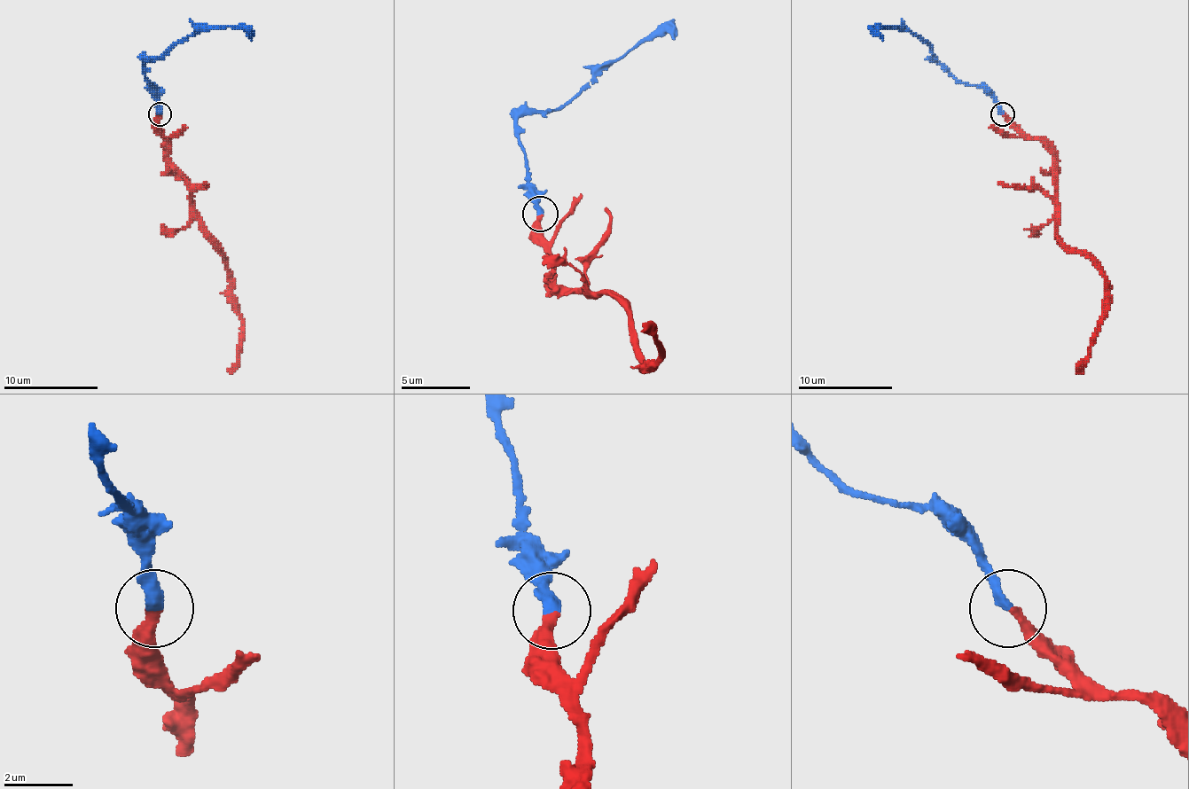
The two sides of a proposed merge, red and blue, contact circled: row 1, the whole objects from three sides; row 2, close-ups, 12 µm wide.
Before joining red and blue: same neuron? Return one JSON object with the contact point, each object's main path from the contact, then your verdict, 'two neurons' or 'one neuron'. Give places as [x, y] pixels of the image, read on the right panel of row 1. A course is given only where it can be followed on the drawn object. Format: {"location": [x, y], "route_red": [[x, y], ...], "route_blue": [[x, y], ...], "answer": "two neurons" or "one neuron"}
{"location": [1003, 114], "route_red": [[1003, 113], [1041, 139], [1052, 156], [1055, 234], [1069, 248], [1081, 251], [1105, 279], [1098, 336], [1076, 373]], "route_blue": [[1003, 113], [981, 88], [958, 82], [934, 59], [925, 42], [903, 28], [882, 26], [878, 33], [882, 40]], "answer": "one neuron"}

